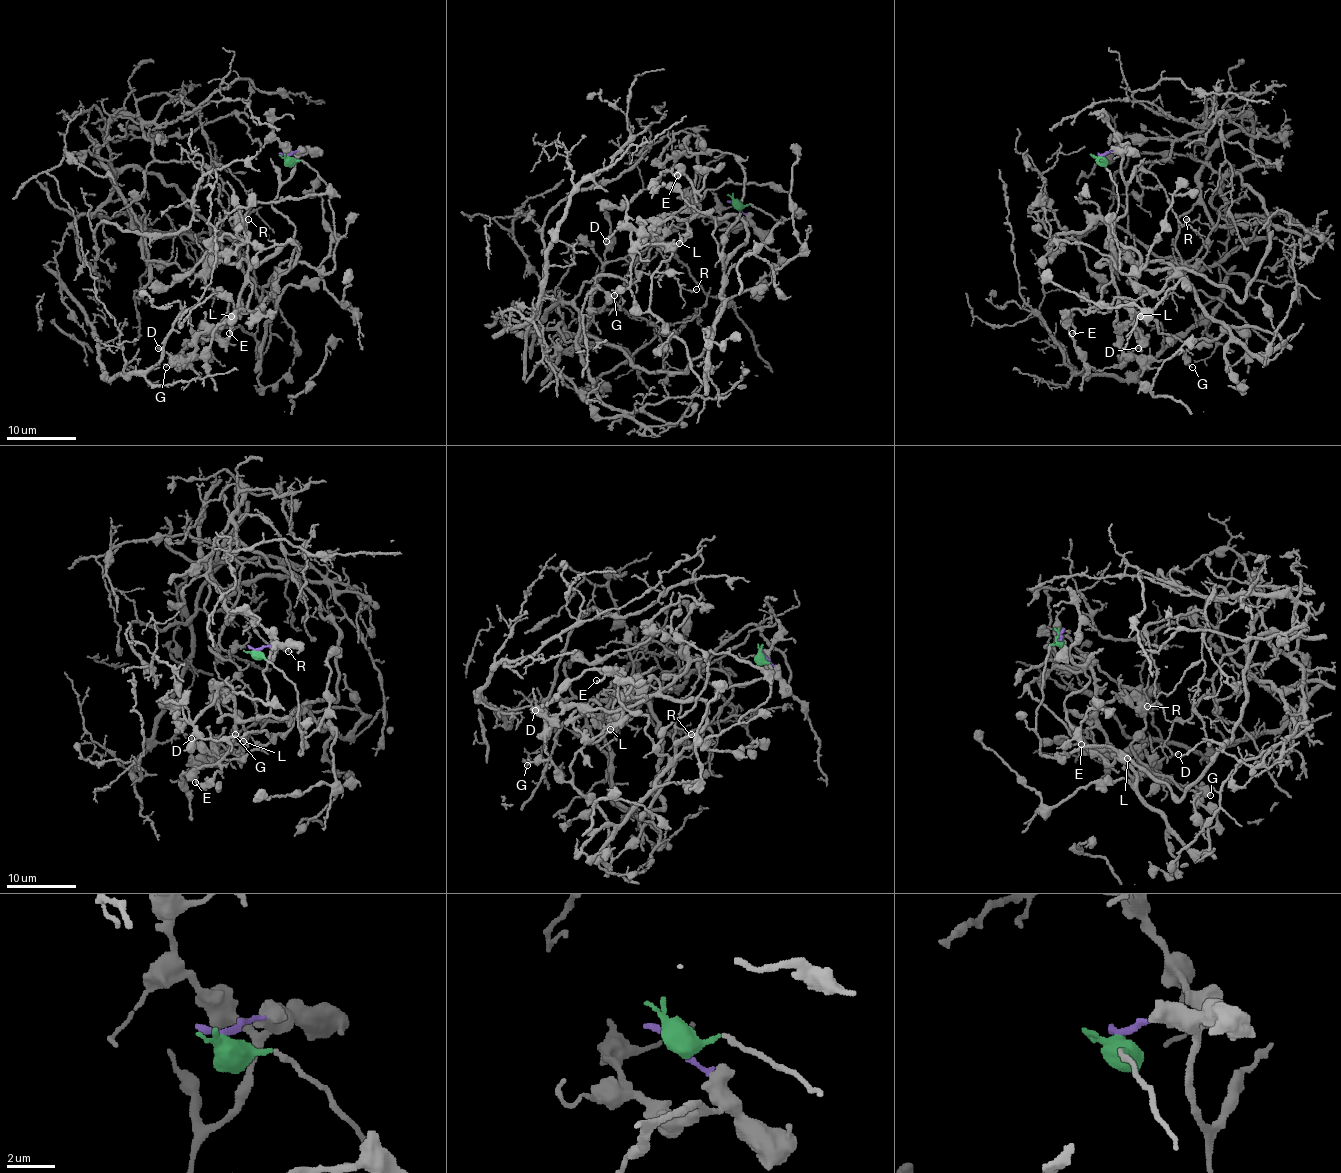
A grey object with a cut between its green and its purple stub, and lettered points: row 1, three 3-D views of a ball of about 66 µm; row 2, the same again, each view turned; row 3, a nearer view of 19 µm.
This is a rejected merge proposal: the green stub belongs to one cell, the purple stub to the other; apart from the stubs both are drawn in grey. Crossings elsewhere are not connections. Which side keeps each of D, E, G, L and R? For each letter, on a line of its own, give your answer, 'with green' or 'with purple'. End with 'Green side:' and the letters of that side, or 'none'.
D: with purple
E: with purple
G: with green
L: with purple
R: with purple
Green side: G

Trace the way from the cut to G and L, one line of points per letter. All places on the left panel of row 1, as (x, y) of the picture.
G: (286, 156), (326, 185), (335, 265), (281, 264), (260, 353), (241, 326), (224, 326), (166, 367)
L: (286, 156), (298, 154), (293, 175), (272, 203), (295, 234), (248, 272), (239, 309), (231, 316)

